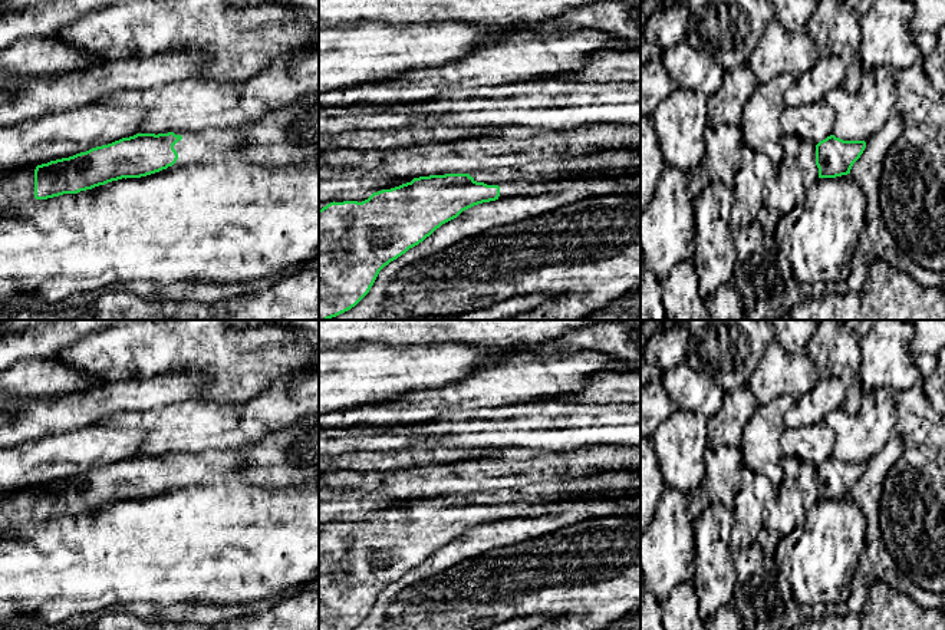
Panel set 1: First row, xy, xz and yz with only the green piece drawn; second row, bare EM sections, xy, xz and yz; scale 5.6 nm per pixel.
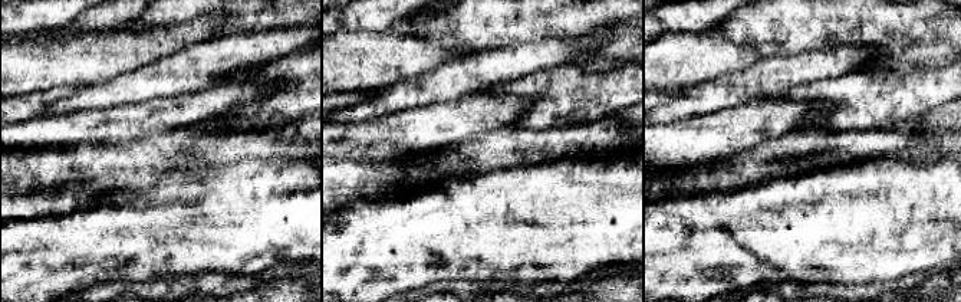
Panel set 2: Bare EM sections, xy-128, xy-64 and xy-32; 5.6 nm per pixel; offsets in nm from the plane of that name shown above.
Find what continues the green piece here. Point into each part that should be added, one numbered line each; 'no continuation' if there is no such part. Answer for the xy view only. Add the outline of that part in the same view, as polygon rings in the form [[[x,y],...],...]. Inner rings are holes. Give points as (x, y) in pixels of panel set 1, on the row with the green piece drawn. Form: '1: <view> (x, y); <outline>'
1: xy (196, 147); [[[205,129],[201,132],[178,131],[182,139],[174,145],[178,159],[167,169],[182,166],[187,164],[202,164],[215,158],[218,148],[236,148],[241,152],[241,135],[230,129]]]

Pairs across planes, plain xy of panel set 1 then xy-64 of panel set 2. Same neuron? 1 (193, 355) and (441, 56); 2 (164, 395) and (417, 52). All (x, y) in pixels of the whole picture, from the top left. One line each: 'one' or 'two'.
1: two
2: two

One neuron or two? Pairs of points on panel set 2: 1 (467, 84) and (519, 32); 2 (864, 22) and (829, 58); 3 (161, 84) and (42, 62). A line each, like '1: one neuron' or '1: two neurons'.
1: two neurons
2: two neurons
3: two neurons

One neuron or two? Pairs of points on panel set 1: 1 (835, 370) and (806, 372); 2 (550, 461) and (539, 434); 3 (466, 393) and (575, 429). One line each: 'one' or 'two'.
1: two
2: two
3: two

